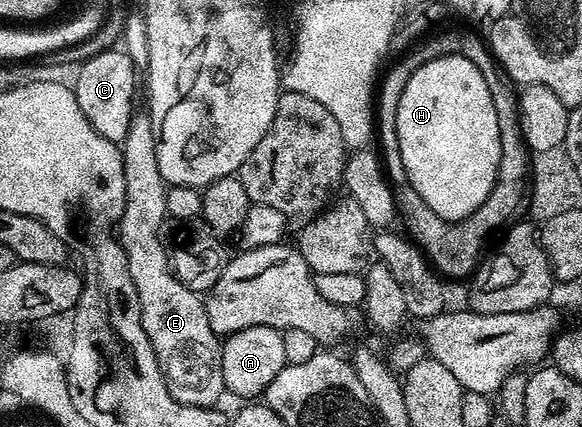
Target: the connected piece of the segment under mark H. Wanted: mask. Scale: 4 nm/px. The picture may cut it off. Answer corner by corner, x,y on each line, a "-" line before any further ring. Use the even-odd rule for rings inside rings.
446,55
435,56
430,62
426,62
422,66
418,66
418,70
414,70
410,74
410,78
406,82
406,90
402,90
402,94
398,98
397,110
397,138
398,150
401,151
402,164
405,167
405,174
407,176
407,183
412,185
414,190
422,196
423,201
438,214
440,219
449,221
463,220
468,215
472,215
485,202
487,196
490,194
495,185
496,175
498,174
499,166
499,130
497,113
494,108
494,101
491,98
491,90
486,86
486,80
478,67
473,64
470,58
462,55

